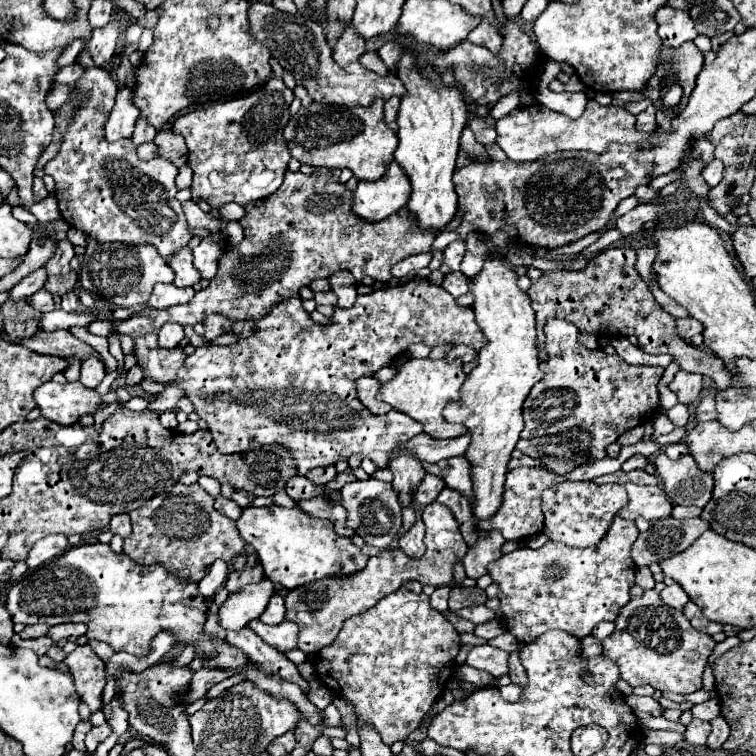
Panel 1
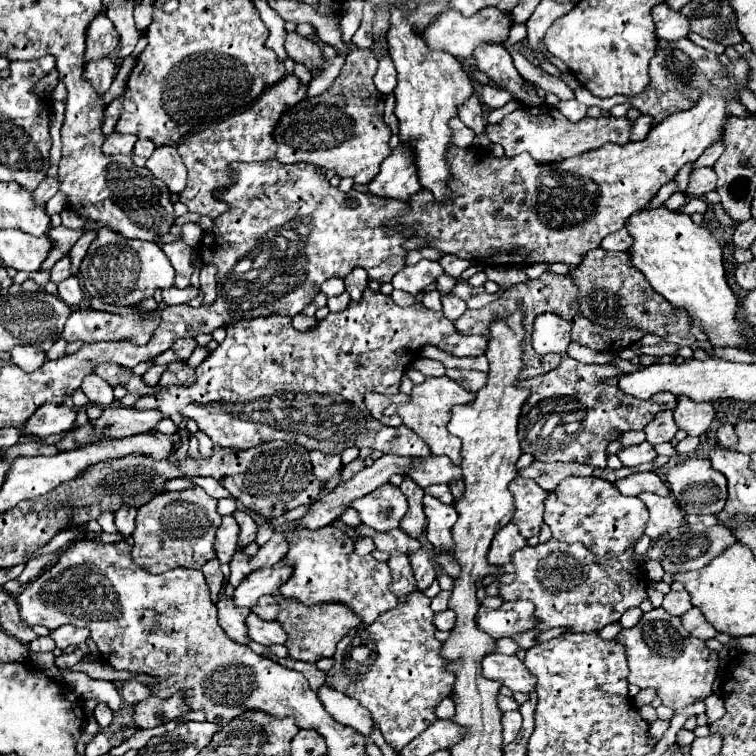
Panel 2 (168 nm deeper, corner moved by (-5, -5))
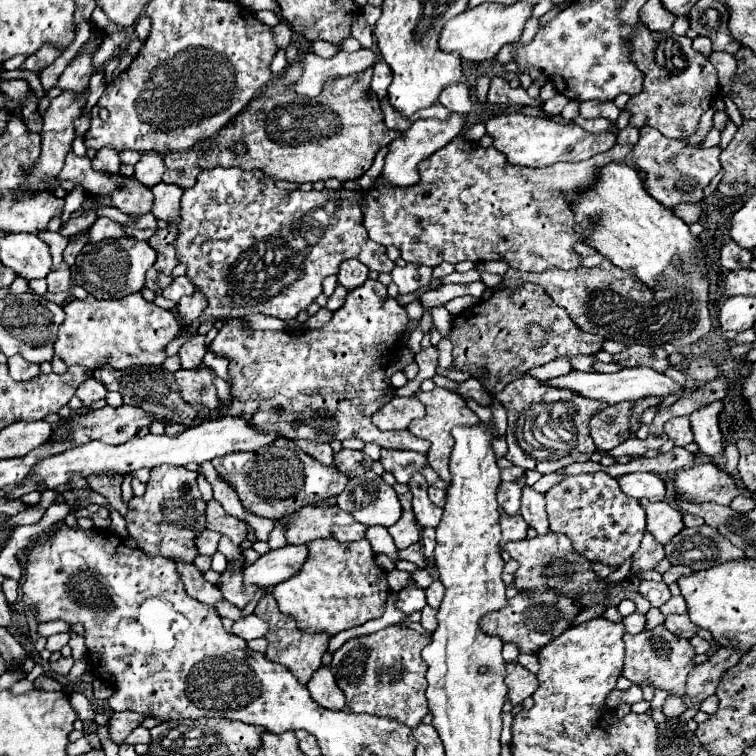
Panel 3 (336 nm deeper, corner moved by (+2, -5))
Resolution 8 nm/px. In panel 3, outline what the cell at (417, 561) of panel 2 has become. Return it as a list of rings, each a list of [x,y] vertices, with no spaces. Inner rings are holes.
[[[412,578],[410,586],[406,586],[404,590],[398,592],[398,600],[396,600],[396,606],[404,612],[404,614],[412,614],[412,612],[418,612],[426,606],[426,594],[424,594],[424,588],[420,588],[416,584],[416,580]]]

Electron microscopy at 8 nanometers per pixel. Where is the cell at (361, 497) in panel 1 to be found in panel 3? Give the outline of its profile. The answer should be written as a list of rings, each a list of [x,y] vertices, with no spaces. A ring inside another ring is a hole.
[[[372,470],[350,478],[344,492],[338,496],[336,506],[352,514],[360,524],[378,524],[386,528],[396,524],[402,512],[392,486]]]

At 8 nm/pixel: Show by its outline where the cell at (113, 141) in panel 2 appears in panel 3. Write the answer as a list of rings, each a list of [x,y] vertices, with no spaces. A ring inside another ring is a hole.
[[[104,146],[102,150],[98,150],[98,154],[94,156],[92,164],[94,168],[102,170],[102,172],[118,172],[120,170],[120,158],[118,158],[118,150],[114,150],[112,146]]]

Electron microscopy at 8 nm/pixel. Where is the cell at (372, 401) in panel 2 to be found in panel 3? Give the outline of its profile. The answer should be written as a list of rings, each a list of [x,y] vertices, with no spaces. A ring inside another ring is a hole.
[[[394,396],[376,414],[372,414],[372,422],[380,430],[406,430],[408,424],[420,416],[424,416],[424,408],[414,396]]]

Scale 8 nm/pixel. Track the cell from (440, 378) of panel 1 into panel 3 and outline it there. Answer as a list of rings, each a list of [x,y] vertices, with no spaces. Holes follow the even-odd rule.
[[[434,388],[432,392],[416,392],[416,398],[424,404],[426,408],[426,416],[412,420],[412,424],[408,426],[408,430],[414,436],[420,436],[422,440],[428,440],[432,446],[428,450],[428,462],[430,466],[440,474],[442,480],[450,480],[450,470],[448,470],[448,458],[454,446],[454,438],[450,436],[450,428],[454,424],[478,424],[478,416],[466,406],[466,400],[460,398],[456,392],[450,392],[446,388]]]

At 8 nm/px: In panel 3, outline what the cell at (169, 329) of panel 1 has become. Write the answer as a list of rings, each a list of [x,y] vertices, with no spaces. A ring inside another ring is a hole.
[[[196,334],[194,338],[190,338],[178,352],[180,360],[182,360],[182,368],[196,368],[204,354],[206,354],[206,346],[204,346],[205,335]]]

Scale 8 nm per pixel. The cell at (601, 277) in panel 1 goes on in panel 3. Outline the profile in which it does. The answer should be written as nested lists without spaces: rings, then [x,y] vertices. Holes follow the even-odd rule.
[[[520,284],[518,288],[496,290],[488,300],[480,300],[472,308],[460,312],[452,320],[450,330],[452,340],[452,358],[454,366],[460,370],[476,370],[478,366],[486,368],[484,378],[480,380],[484,388],[492,394],[500,392],[508,382],[524,376],[530,368],[542,366],[558,356],[578,356],[578,354],[596,354],[602,350],[604,338],[597,334],[582,332],[568,316],[564,308],[560,308],[540,284]],[[530,322],[538,322],[544,328],[554,332],[552,340],[542,348],[532,348],[526,336],[526,328]]]

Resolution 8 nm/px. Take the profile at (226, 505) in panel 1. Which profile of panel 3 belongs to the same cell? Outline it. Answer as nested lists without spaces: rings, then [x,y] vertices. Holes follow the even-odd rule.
[[[204,530],[202,536],[198,536],[198,552],[204,556],[212,556],[218,550],[220,534],[214,530]]]

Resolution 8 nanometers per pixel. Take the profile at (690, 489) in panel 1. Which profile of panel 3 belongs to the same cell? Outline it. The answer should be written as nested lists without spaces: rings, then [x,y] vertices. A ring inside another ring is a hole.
[[[694,464],[692,468],[678,470],[674,476],[674,490],[680,500],[694,504],[714,502],[720,506],[730,506],[738,495],[751,497],[754,492],[748,489],[737,489],[732,478],[714,464]]]

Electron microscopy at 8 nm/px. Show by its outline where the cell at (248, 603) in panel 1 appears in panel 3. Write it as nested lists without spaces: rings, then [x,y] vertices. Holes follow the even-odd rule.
[[[286,546],[278,550],[270,550],[268,554],[260,556],[252,566],[244,568],[244,584],[268,588],[276,586],[282,580],[288,580],[302,568],[306,560],[306,546]]]

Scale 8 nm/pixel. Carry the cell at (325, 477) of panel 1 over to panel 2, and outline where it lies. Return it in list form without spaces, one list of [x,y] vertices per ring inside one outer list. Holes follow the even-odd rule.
[[[309,452],[313,462],[313,472],[319,480],[327,482],[335,476],[335,472],[341,468],[341,456],[339,454],[323,454],[323,452]]]

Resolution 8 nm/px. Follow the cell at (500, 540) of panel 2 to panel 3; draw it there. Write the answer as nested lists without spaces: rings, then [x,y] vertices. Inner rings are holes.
[[[506,512],[500,514],[500,530],[502,530],[502,540],[500,546],[504,546],[506,542],[516,542],[526,538],[526,522],[522,516],[508,516]]]

